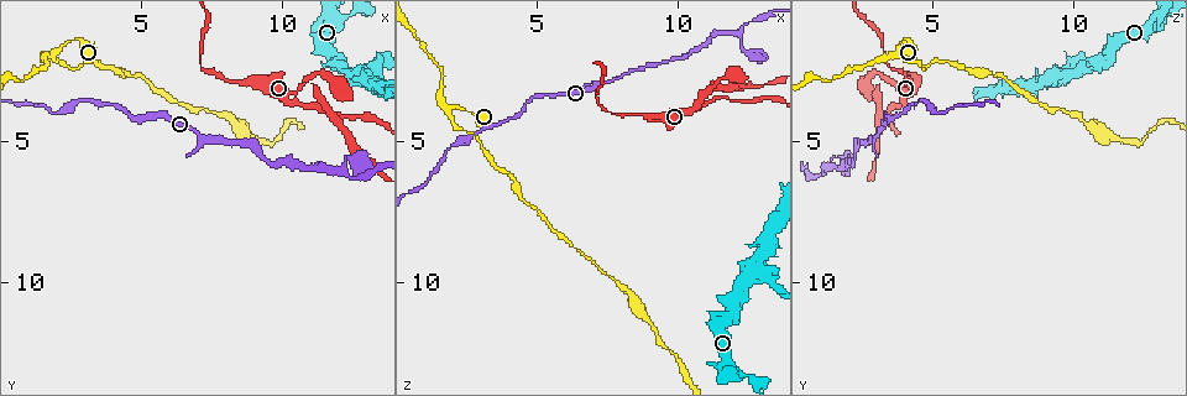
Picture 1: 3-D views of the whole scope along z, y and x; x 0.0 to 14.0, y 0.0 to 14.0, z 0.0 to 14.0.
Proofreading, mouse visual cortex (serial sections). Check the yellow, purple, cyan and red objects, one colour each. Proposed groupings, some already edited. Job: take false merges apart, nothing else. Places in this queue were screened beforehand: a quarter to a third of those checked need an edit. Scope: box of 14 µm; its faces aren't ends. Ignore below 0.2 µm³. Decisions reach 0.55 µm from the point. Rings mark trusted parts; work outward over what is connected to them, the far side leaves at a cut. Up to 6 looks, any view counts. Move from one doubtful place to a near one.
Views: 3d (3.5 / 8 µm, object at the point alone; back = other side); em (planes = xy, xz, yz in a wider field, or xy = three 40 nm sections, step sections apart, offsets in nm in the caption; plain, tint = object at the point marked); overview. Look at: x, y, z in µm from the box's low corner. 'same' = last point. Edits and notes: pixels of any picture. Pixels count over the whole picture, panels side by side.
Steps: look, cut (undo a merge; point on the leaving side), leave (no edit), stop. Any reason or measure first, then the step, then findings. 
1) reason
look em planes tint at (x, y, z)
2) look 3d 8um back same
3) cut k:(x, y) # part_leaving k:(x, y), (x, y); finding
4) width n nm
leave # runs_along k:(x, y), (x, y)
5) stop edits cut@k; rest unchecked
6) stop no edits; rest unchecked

abrupt turn
look em xy step 2 tint at (1.9, 2.0, 3.9)

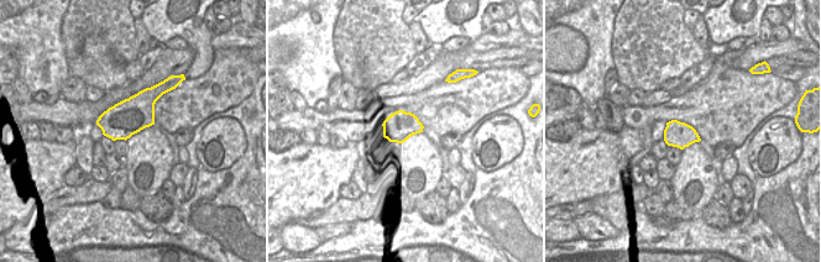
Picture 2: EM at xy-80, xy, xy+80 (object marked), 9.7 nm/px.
look 3d 3.5um same

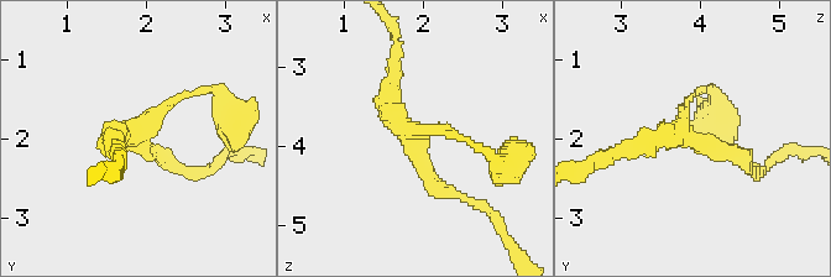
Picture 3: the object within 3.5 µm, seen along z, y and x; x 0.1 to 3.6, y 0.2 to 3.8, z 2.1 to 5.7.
leave # runs_along 3:(701, 88), (685, 134), (742, 160); all the same cell

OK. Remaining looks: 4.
arms part here
look 3d 3.5um at (10.9, 2.8, 3.4)

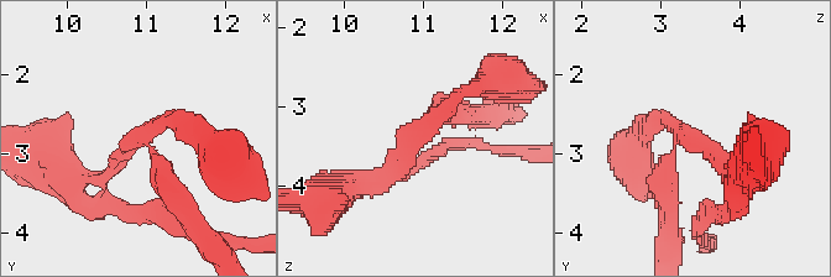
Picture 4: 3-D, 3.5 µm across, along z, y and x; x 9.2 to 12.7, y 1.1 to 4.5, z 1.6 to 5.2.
arms 3; arm_widths 150, 200, 300 nm; now the EM
look em xy step 3 tint at (10.90, 2.80, 3.30)

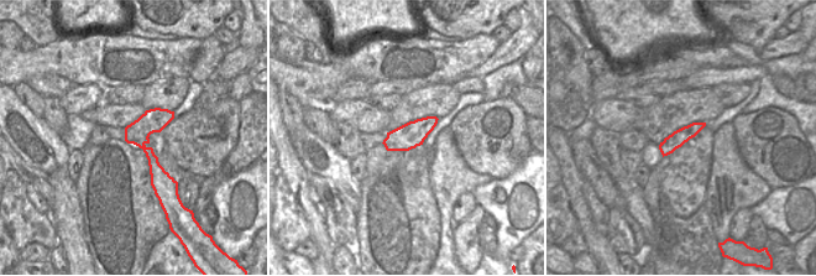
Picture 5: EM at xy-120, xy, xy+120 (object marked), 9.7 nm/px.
cut 4:(168, 176) # part_leaving 4:(151, 146), (173, 199), (215, 249); two cells meet here

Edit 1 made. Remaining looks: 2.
stop edits cut@4; rest unchecked

